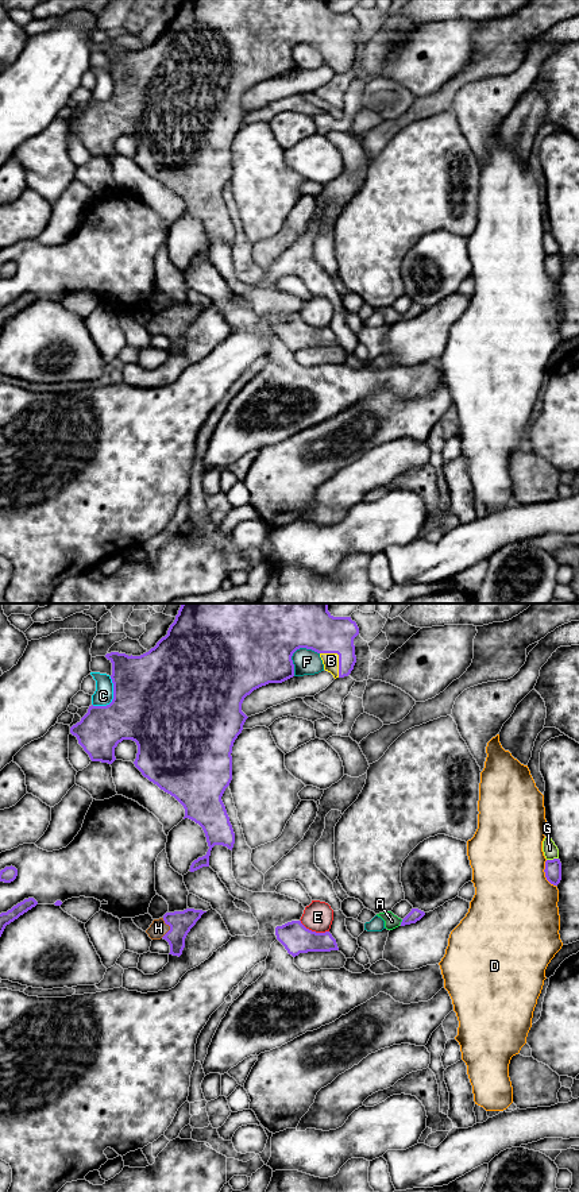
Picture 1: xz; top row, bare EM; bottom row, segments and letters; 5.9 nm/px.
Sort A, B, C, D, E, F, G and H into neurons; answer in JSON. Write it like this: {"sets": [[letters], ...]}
{"sets": [["A", "B", "H"], ["C"], ["D"], ["E"], ["F"], ["G"]]}

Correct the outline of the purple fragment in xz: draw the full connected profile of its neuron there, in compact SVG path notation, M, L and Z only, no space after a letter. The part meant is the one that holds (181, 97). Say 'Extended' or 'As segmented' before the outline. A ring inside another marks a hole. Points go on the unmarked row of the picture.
Extended. M181 0L167 30L140 51L111 47L113 94L107 101L89 101L80 117L70 123L92 157L112 159L115 143L123 135L138 140L135 162L144 173L174 192L185 204L185 213L198 219L206 232L208 247L190 261L190 267L209 262L211 246L223 240L232 246L235 228L221 192L232 175L232 142L248 113L242 99L254 85L282 78L294 72L293 49L300 43L317 47L324 65L333 73L351 69L356 58L354 34L359 23L351 12L333 12L328 0Z

